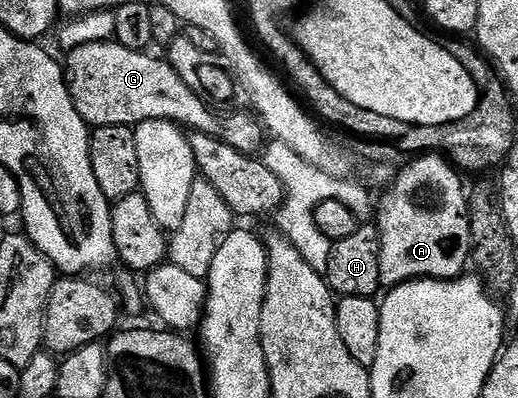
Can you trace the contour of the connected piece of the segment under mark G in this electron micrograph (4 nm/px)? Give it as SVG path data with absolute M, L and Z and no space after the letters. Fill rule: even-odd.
M115 40L83 44L68 51L69 59L64 59L63 69L65 81L69 83L71 100L75 104L75 112L83 116L83 120L90 128L98 126L131 126L136 127L147 120L167 120L176 122L182 128L198 134L206 134L227 143L231 148L242 150L244 154L253 154L256 151L257 137L263 134L263 126L256 117L248 118L245 114L229 114L225 119L213 111L212 105L206 104L183 80L179 80L179 72L171 68L171 64L164 57L152 58L152 53L143 50L123 48Z

